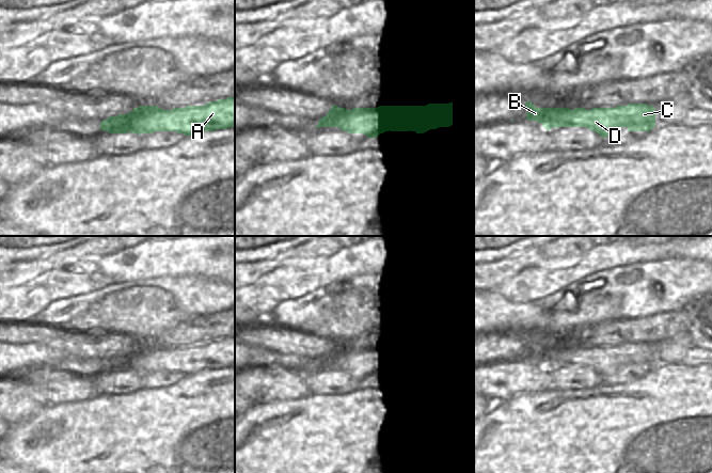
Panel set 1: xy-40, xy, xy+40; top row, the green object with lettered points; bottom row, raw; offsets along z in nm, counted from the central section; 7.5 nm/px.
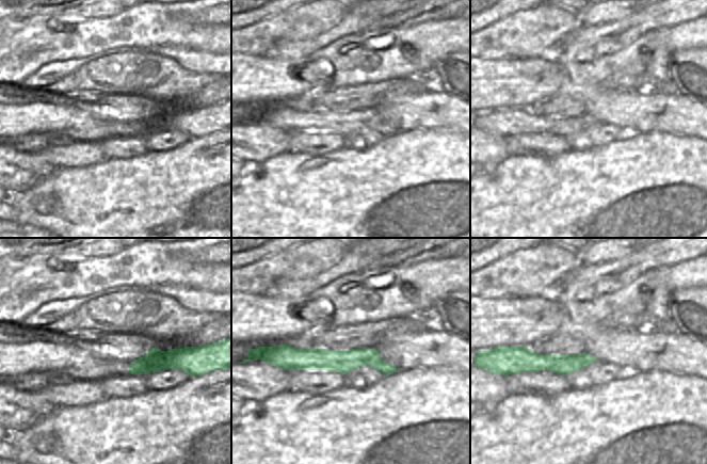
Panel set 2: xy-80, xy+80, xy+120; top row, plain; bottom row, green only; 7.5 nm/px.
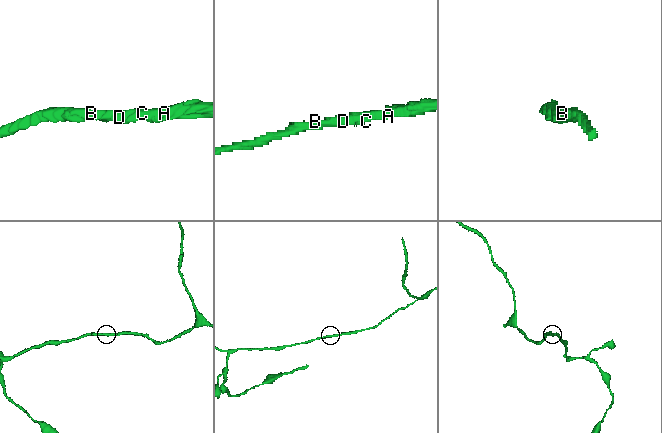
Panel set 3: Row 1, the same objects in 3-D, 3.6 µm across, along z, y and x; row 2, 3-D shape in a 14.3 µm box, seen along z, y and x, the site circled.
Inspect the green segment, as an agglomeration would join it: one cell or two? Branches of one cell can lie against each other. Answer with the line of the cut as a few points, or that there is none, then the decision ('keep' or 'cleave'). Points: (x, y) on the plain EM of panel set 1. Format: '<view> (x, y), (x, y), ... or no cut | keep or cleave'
no cut | keep

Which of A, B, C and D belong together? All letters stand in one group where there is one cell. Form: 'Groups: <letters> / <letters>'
Groups: A B C D

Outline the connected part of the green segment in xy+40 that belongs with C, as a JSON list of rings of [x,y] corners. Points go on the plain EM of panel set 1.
[[[526,341],[526,358],[536,360],[549,370],[552,366],[586,366],[602,377],[612,375],[617,368],[650,370],[655,366],[655,348],[646,343],[629,343],[616,347],[537,347]]]

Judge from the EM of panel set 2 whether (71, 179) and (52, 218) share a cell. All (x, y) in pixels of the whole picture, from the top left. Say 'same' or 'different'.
same

